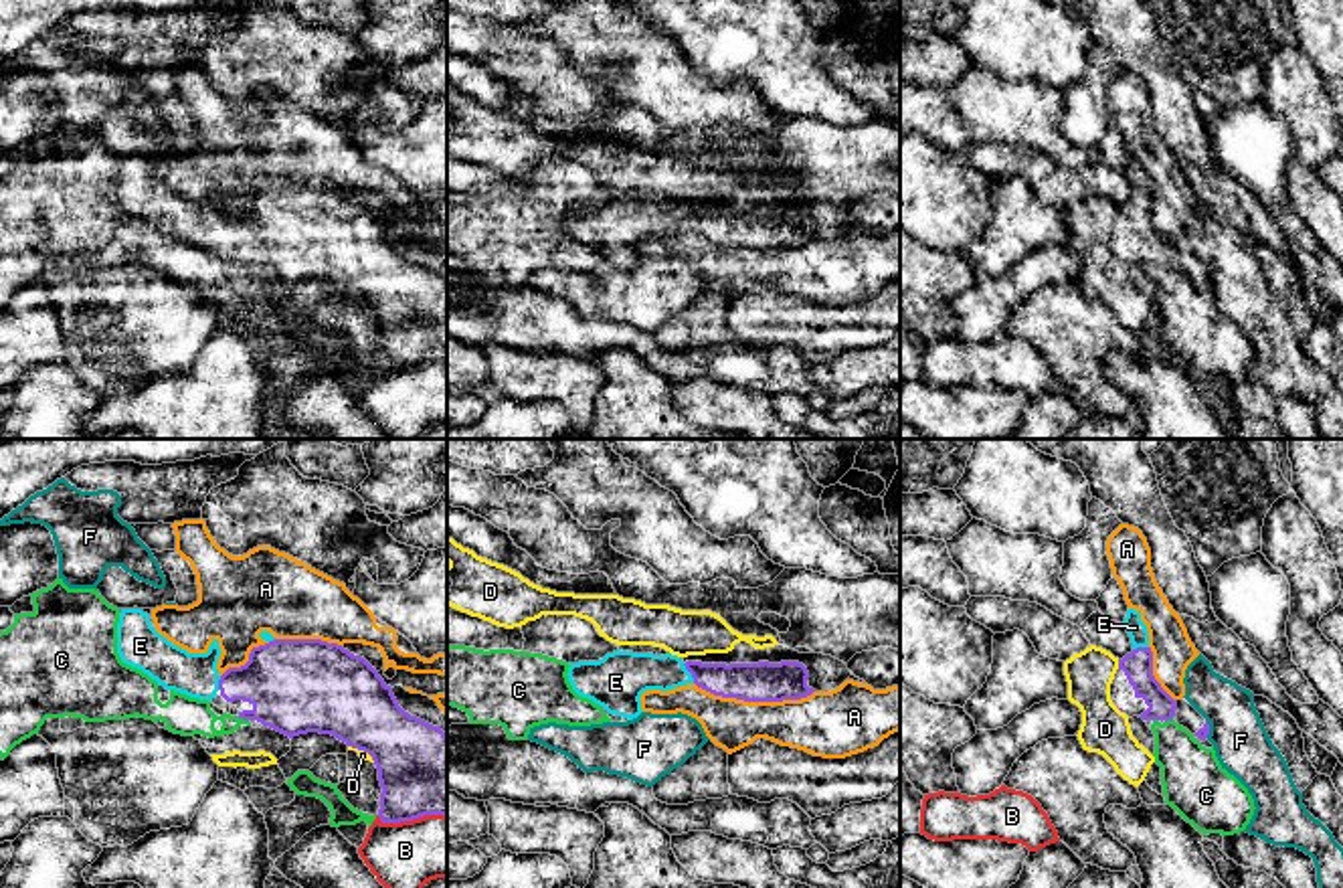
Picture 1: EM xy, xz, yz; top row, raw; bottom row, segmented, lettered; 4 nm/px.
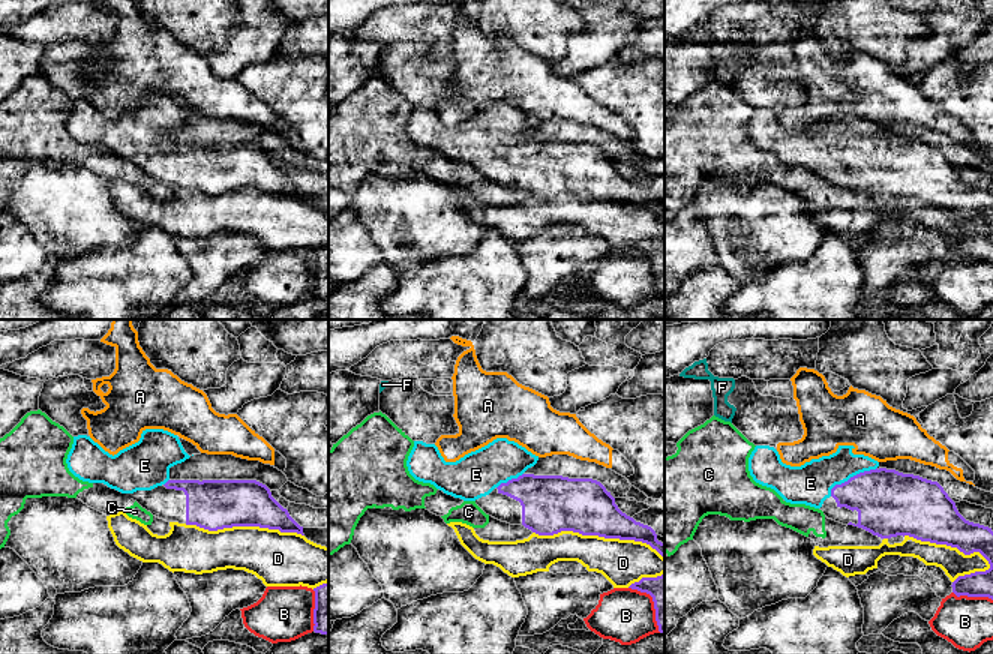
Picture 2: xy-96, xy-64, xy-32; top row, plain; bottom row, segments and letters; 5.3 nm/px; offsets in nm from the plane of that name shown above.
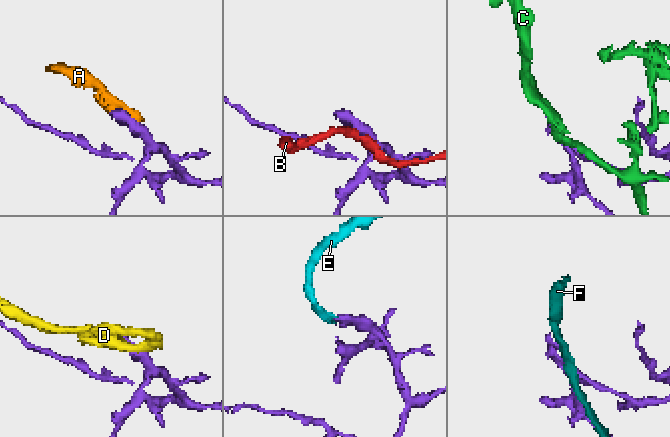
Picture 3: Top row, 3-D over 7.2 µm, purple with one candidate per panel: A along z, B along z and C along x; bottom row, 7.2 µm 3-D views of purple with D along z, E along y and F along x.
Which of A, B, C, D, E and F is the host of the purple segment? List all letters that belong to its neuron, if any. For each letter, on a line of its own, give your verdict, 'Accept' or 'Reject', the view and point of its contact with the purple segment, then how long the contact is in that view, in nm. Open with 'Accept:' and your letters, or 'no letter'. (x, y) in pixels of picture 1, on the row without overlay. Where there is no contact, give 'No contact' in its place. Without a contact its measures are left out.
Accept: E
A: Reject. Touches purple at xz (755, 247). Shared border 480 nm
B: Reject. Touches purple at xy (411, 367). Shared border 280 nm
C: Reject. Touches purple at xy (243, 265). Shared border 50 nm
D: Reject. Touches purple at yz (1119, 211). Shared border 40 nm
E: Accept. Touches purple at xz (690, 219). Shared border 90 nm
F: Reject. Touches purple at yz (1208, 276). Shared border 80 nm

